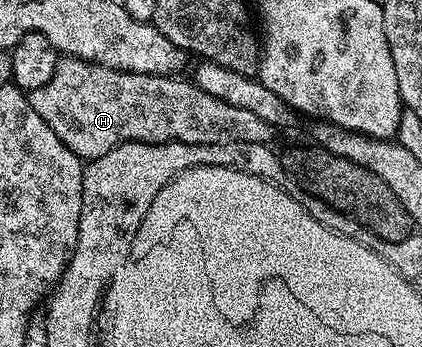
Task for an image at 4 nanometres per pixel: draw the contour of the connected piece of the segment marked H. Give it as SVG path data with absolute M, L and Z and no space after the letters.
M70 56L60 57L52 79L44 87L30 91L29 97L33 112L81 160L100 158L126 142L270 143L277 134L276 128L256 113L214 98L194 81L114 70Z

